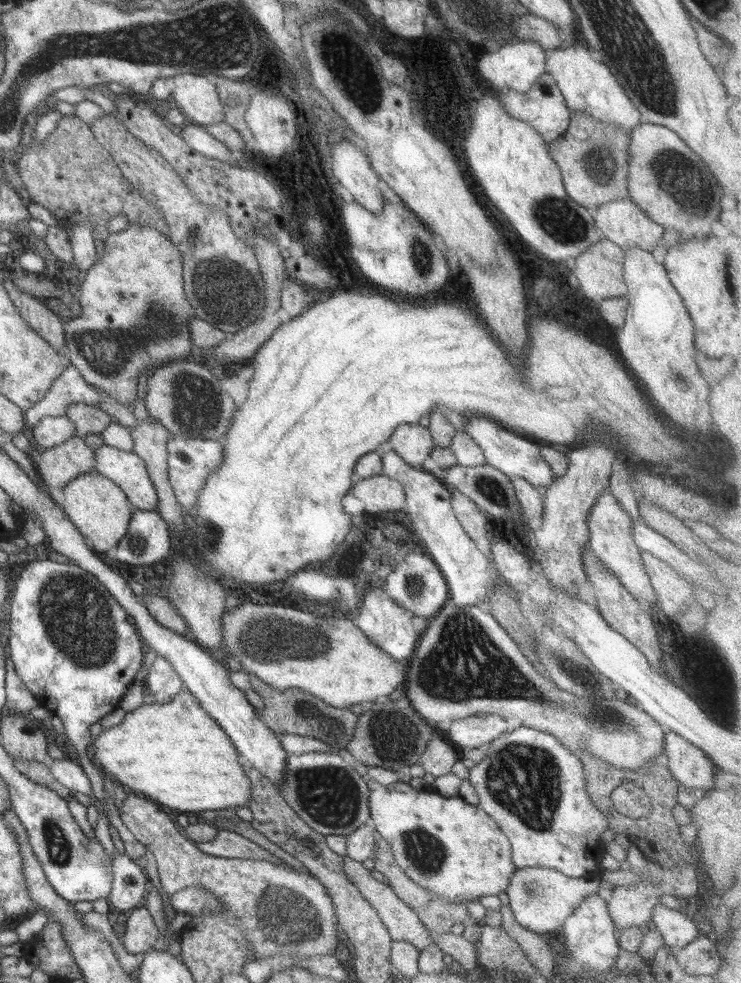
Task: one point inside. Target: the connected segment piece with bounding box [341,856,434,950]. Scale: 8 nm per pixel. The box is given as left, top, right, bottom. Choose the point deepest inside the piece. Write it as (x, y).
(402, 922)

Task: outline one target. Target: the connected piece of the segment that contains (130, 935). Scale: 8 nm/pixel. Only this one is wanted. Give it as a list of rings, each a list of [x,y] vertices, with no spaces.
[[[140,907],[130,914],[122,942],[129,953],[146,953],[156,946],[160,936],[152,914]]]

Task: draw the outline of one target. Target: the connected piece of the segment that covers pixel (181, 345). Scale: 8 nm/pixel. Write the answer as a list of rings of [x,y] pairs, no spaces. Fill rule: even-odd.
[[[136,223],[130,225],[129,228],[122,230],[121,232],[110,232],[110,235],[104,240],[104,253],[102,257],[94,263],[85,272],[83,277],[79,280],[78,292],[76,292],[76,304],[78,304],[78,316],[64,322],[64,336],[66,337],[66,344],[64,344],[64,356],[66,356],[71,365],[73,365],[80,375],[84,378],[87,384],[92,387],[98,387],[104,389],[108,395],[120,404],[130,405],[137,400],[137,379],[143,372],[148,372],[156,367],[160,367],[165,363],[171,361],[178,361],[181,359],[190,360],[190,354],[192,352],[192,342],[190,340],[190,329],[188,328],[188,320],[195,314],[194,307],[190,304],[186,293],[184,292],[184,277],[182,276],[182,253],[179,248],[173,244],[171,239],[168,239],[164,233],[158,232],[152,227],[146,227]]]

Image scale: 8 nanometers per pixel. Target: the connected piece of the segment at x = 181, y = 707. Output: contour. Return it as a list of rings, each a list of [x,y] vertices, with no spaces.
[[[192,693],[187,697],[176,696],[166,704],[144,703],[126,712],[120,724],[104,728],[98,736],[93,736],[89,750],[108,778],[122,783],[136,795],[146,796],[159,805],[180,812],[224,810],[246,806],[250,802],[250,778],[244,771],[242,756],[222,727],[200,707]]]

